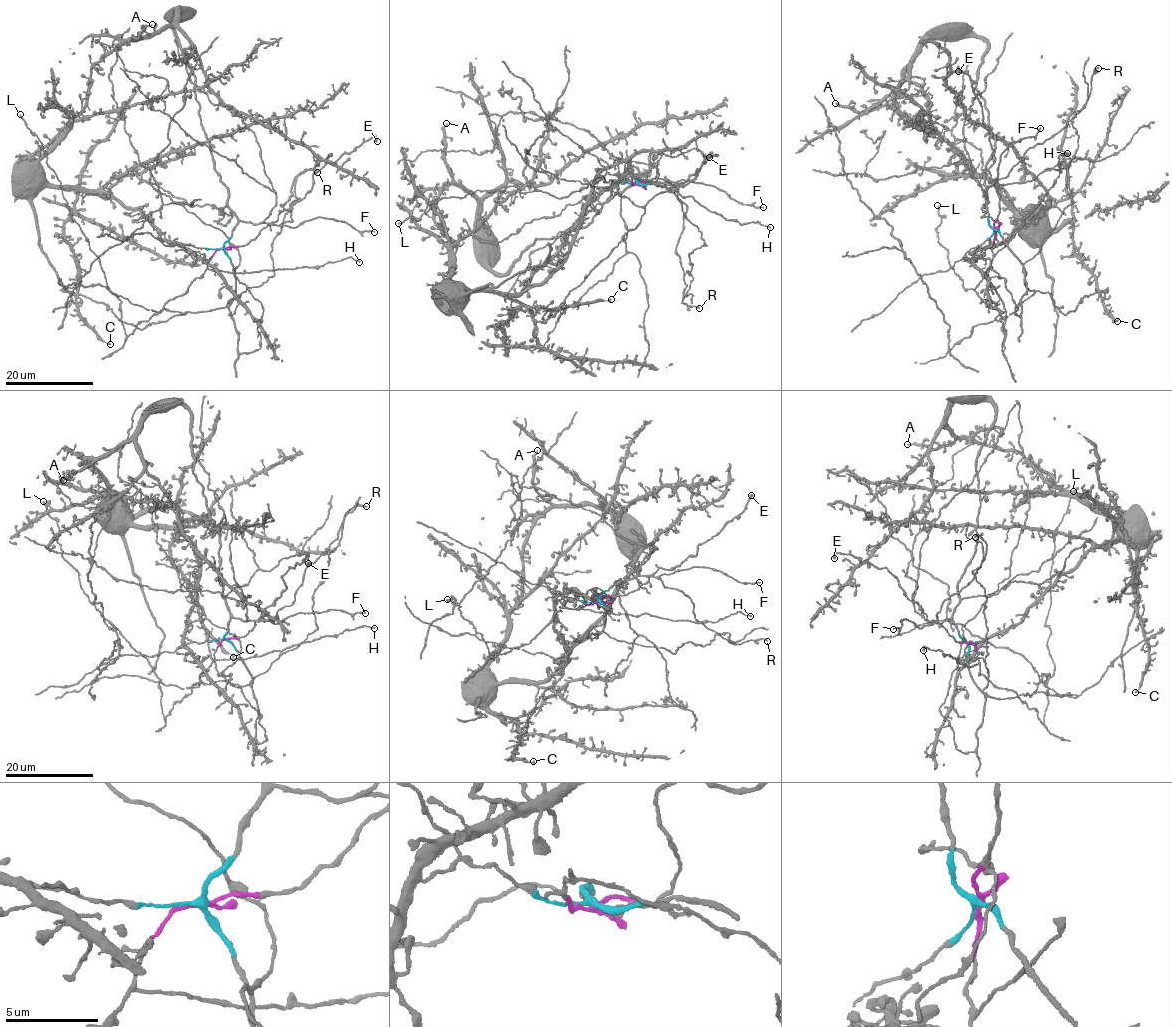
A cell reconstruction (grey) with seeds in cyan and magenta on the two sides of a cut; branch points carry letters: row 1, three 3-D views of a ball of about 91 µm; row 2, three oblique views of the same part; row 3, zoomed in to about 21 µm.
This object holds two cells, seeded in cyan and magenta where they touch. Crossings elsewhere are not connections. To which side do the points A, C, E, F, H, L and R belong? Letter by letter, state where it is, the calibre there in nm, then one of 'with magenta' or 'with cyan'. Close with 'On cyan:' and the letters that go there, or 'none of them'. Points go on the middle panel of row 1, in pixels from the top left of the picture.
A: (446, 123) | 200 nm | with cyan
C: (611, 299) | 240 nm | with cyan
E: (709, 157) | 320 nm | with magenta
F: (763, 207) | 150 nm | with cyan
H: (770, 227) | 180 nm | with magenta
L: (398, 223) | 200 nm | with magenta
R: (699, 308) | 160 nm | with cyan
On cyan: A, C, F, R

